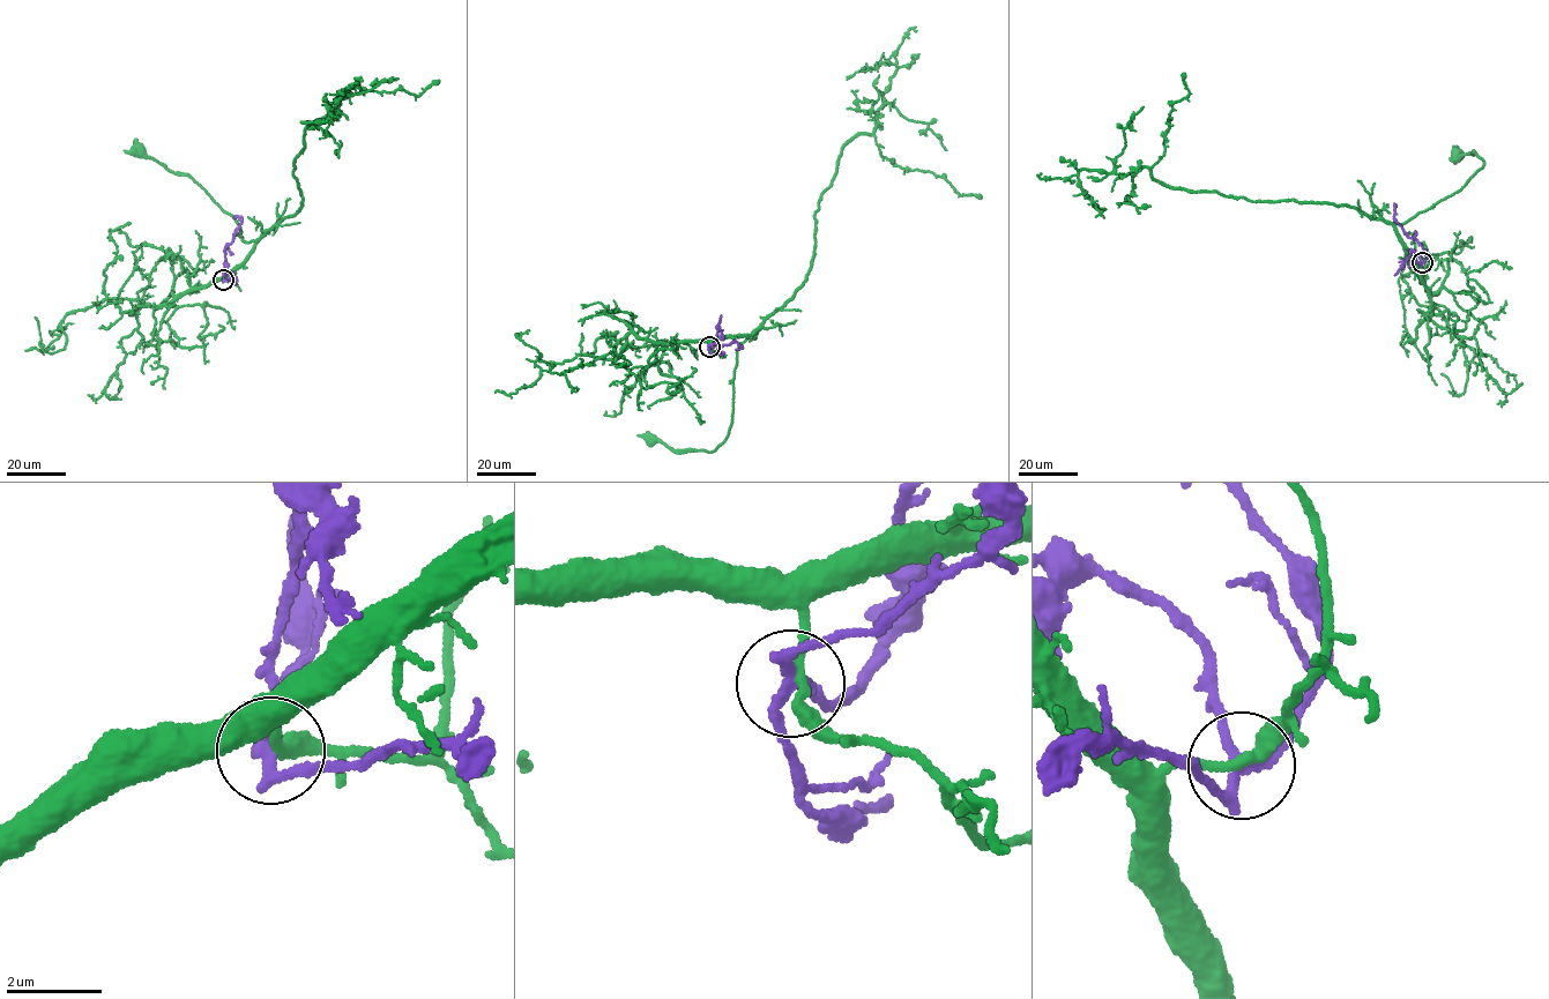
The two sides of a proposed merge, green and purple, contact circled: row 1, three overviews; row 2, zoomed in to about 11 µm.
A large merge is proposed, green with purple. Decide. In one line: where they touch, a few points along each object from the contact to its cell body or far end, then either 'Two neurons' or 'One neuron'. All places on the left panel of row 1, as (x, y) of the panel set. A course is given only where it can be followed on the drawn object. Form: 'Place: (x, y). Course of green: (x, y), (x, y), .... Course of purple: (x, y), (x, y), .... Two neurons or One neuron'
Place: (223, 280). Course of green: (224, 280), (244, 261), (255, 243), (241, 240), (236, 220), (191, 178), (170, 171), (138, 153). Course of purple: (223, 280), (224, 250), (241, 220), (235, 217). Two neurons

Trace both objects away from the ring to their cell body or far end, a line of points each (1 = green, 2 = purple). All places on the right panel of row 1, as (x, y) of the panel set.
1: (1422, 262), (1406, 250), (1394, 224), (1452, 194), (1484, 162), (1474, 153), (1457, 157)
2: (1422, 262), (1427, 251), (1408, 238), (1394, 217), (1397, 207)

